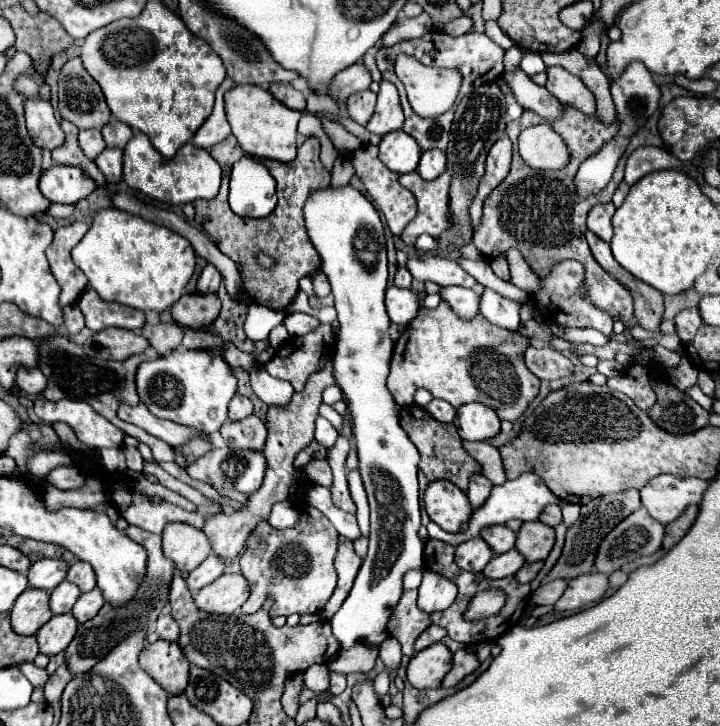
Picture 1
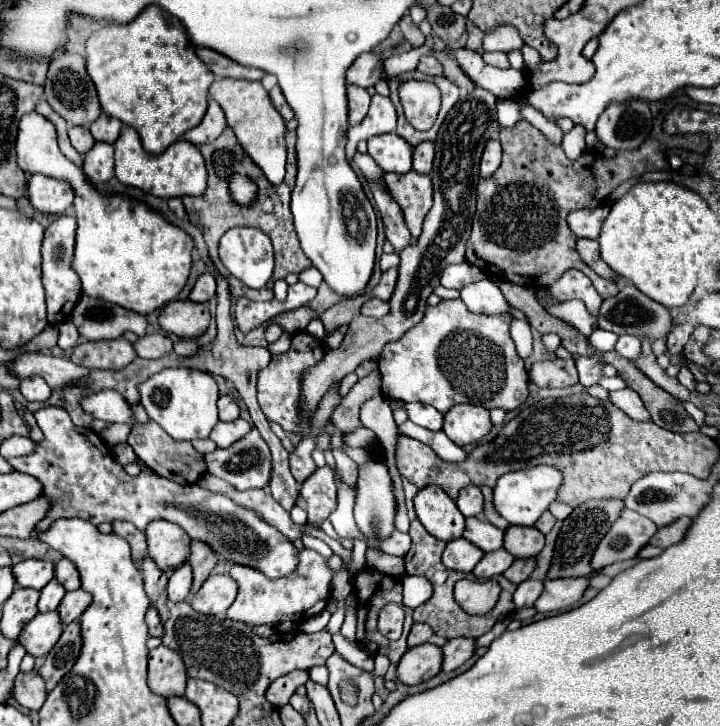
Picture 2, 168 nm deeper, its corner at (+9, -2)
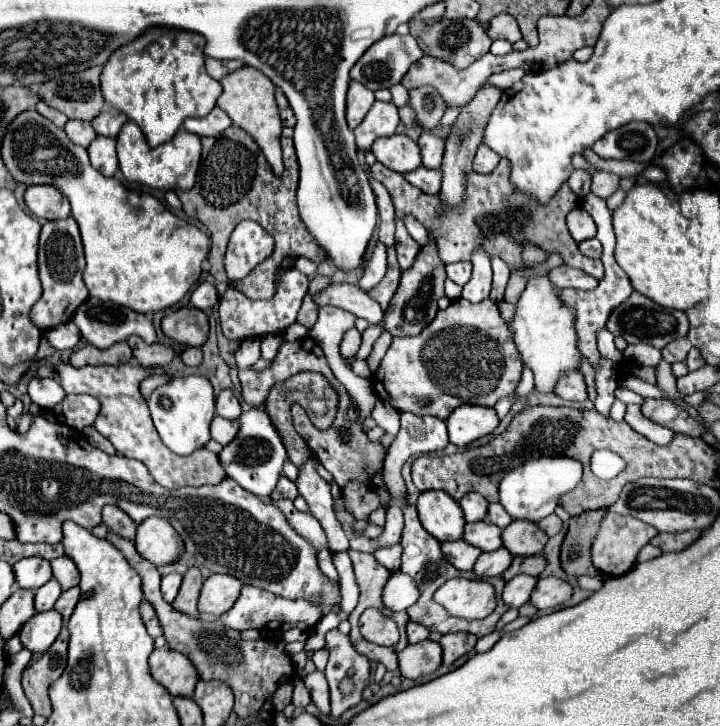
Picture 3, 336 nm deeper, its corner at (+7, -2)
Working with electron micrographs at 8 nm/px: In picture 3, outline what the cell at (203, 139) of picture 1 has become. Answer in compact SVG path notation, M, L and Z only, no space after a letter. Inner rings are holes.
M215 106L203 118L187 118L187 122L183 122L183 128L193 132L193 134L199 134L199 136L219 136L231 124L233 124L231 118L221 108Z

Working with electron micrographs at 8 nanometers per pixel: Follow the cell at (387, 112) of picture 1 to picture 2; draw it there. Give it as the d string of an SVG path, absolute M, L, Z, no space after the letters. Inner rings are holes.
M375 94L371 98L371 108L369 108L369 114L365 116L365 120L347 130L347 146L345 146L347 162L353 160L359 140L369 140L383 132L393 132L395 122L397 122L397 114L395 114L391 100L387 96Z

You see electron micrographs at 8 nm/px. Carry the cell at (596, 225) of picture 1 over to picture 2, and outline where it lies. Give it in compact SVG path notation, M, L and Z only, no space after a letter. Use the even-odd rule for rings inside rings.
M597 206L597 208L583 208L569 214L567 222L571 231L577 238L599 238L603 220L609 214L609 206Z

